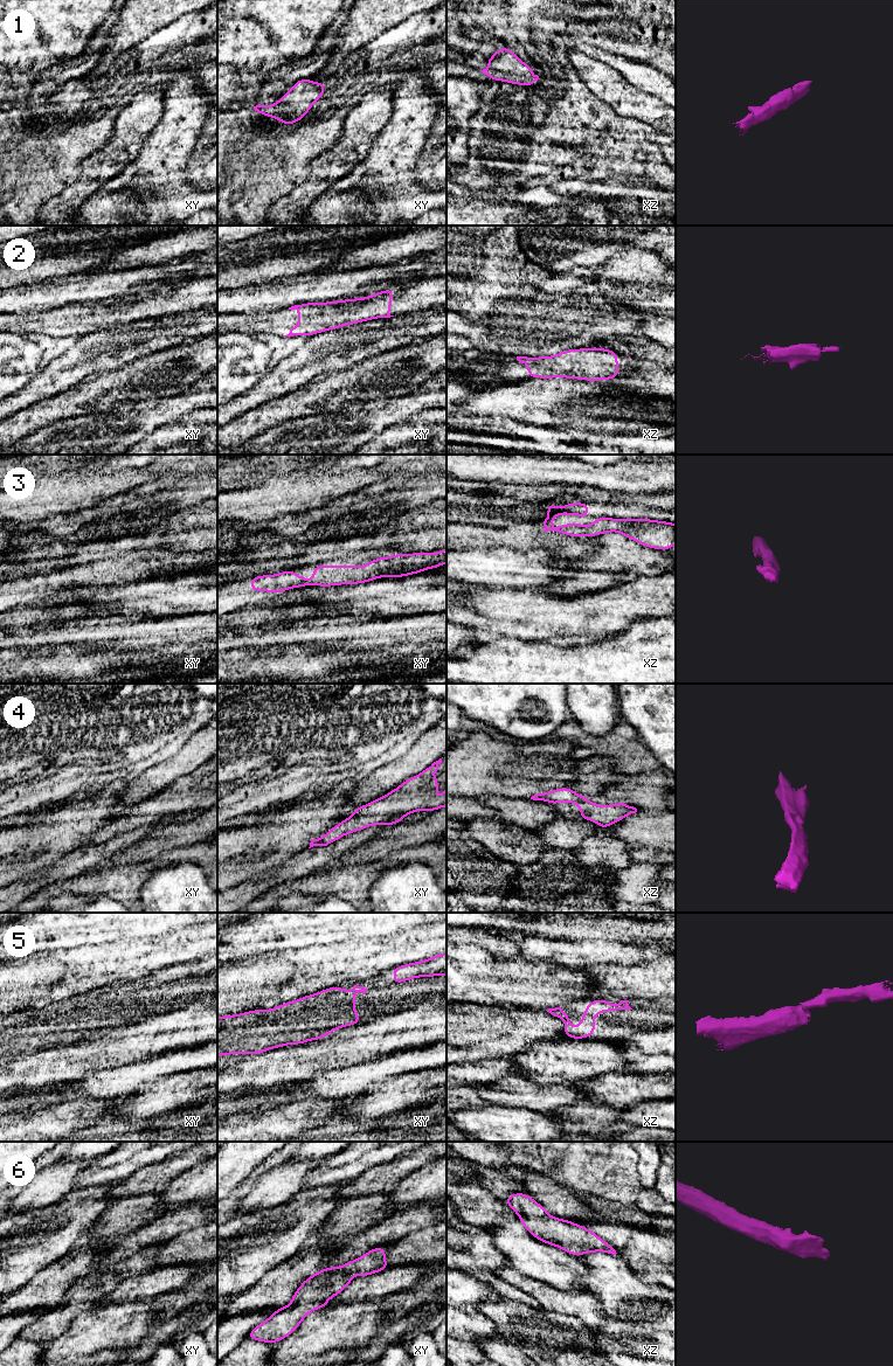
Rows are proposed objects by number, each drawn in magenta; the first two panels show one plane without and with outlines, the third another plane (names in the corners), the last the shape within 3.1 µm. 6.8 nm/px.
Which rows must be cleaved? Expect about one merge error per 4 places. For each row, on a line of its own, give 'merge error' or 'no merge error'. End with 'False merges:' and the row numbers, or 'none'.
1: no merge error
2: no merge error
3: no merge error
4: no merge error
5: no merge error
6: no merge error
False merges: none

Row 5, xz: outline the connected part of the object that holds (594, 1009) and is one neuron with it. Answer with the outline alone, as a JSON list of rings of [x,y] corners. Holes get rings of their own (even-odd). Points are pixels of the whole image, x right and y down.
[[[597,998],[584,1007],[584,1015],[581,1018],[576,1029],[573,1028],[573,1024],[569,1024],[569,1020],[572,1019],[570,1014],[565,1013],[561,1007],[548,1008],[546,1011],[565,1021],[563,1033],[568,1039],[584,1039],[595,1034],[594,1029],[597,1026],[595,1024],[595,1017],[601,1012],[632,1010],[628,1003],[629,1000],[621,1000],[618,1004],[611,1004],[604,1001],[602,998]]]

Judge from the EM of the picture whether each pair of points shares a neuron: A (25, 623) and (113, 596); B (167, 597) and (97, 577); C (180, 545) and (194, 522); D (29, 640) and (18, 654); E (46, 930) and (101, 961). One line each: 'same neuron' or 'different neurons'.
A: different neurons
B: different neurons
C: same neuron
D: different neurons
E: different neurons

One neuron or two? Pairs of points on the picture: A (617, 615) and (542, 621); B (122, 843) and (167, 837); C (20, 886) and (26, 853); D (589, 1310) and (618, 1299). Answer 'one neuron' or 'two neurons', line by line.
A: one neuron
B: two neurons
C: two neurons
D: two neurons

